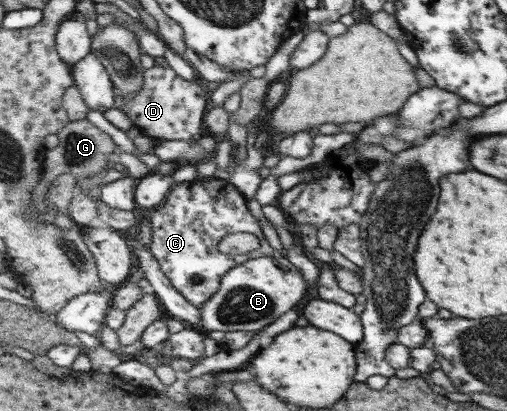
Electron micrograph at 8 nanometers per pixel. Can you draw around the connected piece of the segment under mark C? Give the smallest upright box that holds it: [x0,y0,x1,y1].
[150,176,277,307]

